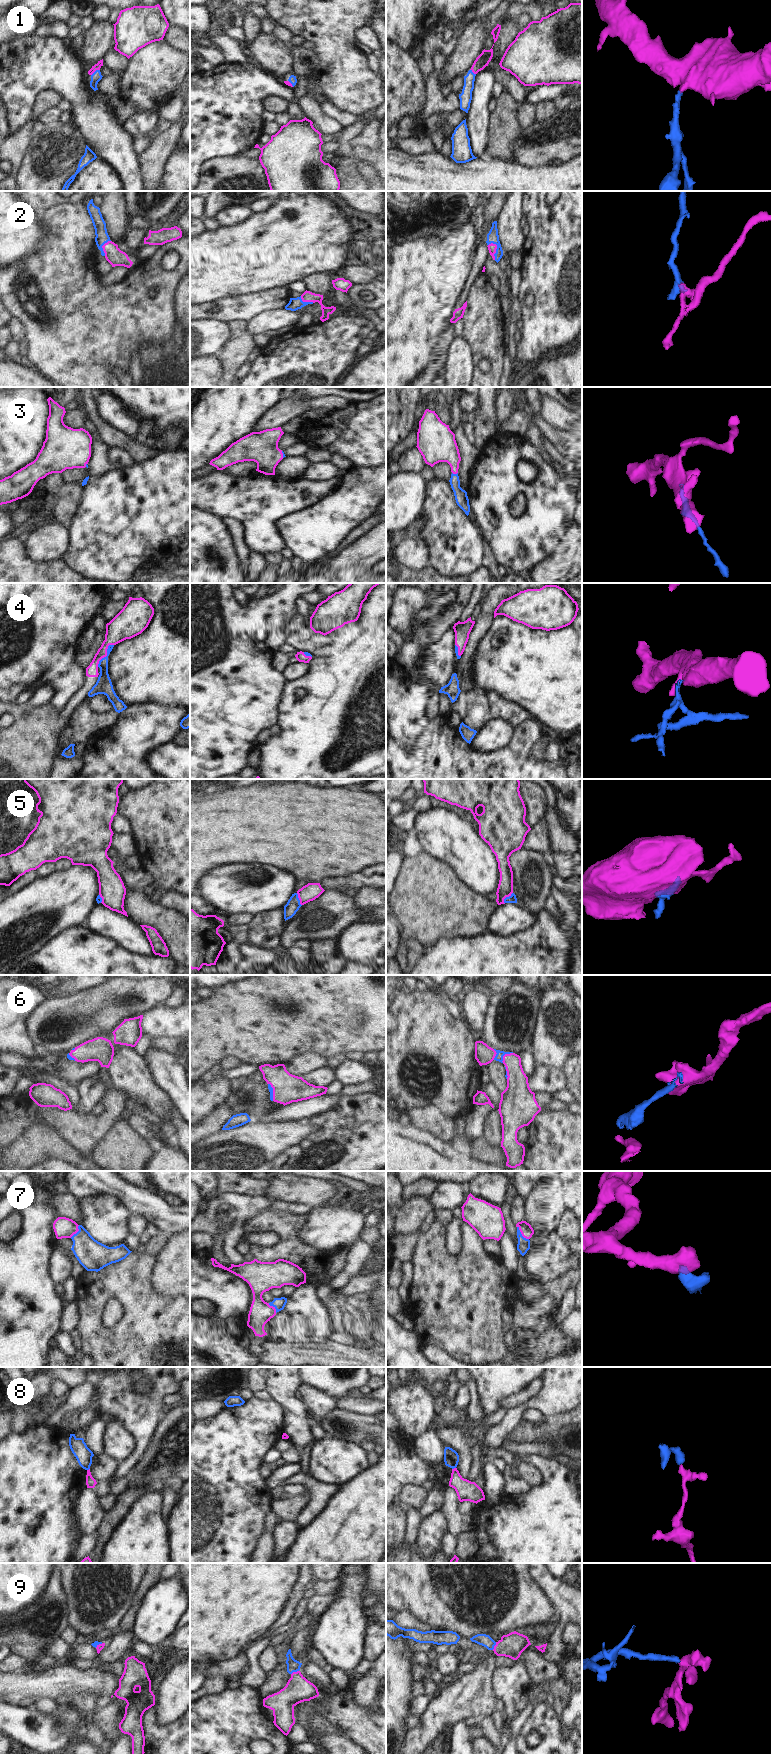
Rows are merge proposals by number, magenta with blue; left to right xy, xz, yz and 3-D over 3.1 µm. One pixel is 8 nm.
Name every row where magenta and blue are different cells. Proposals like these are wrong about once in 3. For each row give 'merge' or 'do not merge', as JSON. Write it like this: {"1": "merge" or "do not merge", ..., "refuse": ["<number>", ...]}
{"1": "merge", "2": "merge", "3": "merge", "4": "merge", "5": "do not merge", "6": "merge", "7": "merge", "8": "do not merge", "9": "merge", "refuse": ["5", "8"]}

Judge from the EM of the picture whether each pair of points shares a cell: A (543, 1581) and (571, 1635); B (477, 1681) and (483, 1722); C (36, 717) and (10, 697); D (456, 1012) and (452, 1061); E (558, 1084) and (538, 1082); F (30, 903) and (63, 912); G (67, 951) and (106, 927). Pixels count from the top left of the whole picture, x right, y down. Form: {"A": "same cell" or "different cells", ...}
{"A": "different cells", "B": "different cells", "C": "different cells", "D": "different cells", "E": "same cell", "F": "same cell", "G": "different cells"}

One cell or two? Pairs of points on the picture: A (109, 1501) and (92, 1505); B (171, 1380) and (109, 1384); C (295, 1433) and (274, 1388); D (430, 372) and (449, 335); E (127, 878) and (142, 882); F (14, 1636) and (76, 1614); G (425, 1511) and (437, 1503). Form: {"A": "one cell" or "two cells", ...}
{"A": "two cells", "B": "one cell", "C": "one cell", "D": "one cell", "E": "one cell", "F": "two cells", "G": "one cell"}

